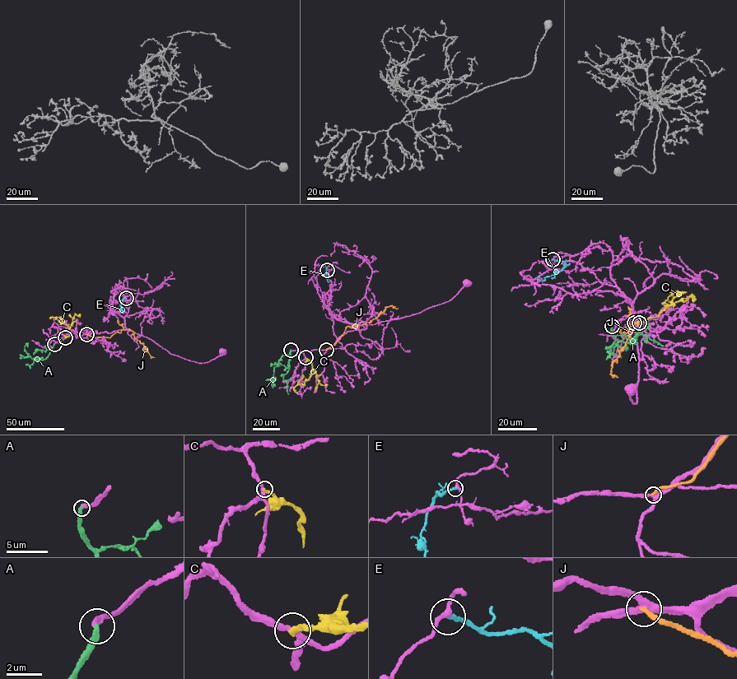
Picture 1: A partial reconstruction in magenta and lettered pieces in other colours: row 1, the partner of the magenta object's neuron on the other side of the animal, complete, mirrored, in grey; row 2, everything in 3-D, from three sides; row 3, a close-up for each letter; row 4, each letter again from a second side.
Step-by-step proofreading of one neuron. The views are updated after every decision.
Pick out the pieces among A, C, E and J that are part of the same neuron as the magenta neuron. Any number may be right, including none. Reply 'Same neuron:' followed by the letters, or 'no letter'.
Same neuron: A

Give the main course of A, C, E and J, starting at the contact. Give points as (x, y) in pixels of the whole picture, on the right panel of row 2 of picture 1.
A: (612, 326), (615, 340), (606, 348), (616, 346), (619, 341), (635, 343), (636, 332), (650, 323)
C: (634, 322), (656, 316), (676, 296), (674, 291), (686, 291)
E: (552, 259), (562, 261), (564, 267), (543, 281), (539, 276)
J: (639, 323), (637, 329), (620, 330), (631, 326), (630, 337), (613, 362), (611, 374), (617, 378)

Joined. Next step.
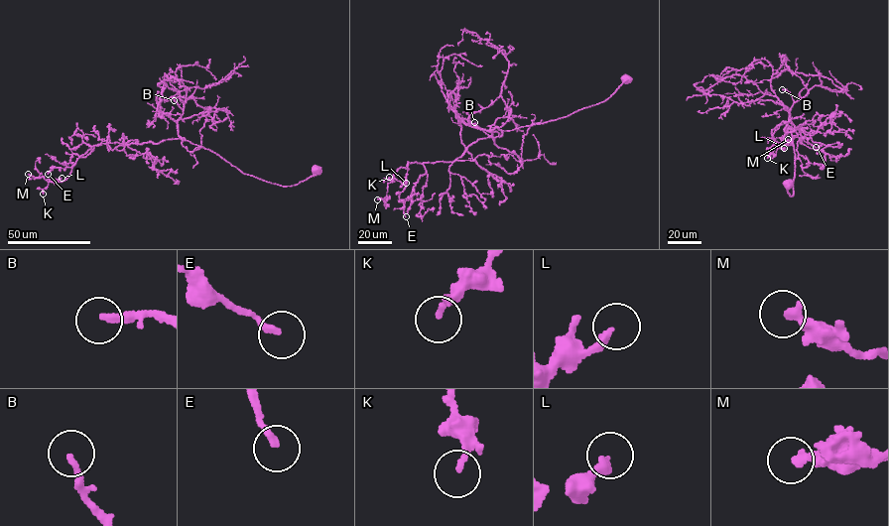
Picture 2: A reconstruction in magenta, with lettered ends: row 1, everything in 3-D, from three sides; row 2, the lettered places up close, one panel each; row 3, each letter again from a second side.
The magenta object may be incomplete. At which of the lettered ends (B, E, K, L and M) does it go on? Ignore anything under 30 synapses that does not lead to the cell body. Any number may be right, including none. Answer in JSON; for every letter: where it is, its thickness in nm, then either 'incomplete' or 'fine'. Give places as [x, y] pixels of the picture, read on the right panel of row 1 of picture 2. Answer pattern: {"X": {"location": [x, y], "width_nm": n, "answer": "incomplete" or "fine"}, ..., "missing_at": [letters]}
{"B": {"location": [782, 89], "width_nm": 200, "answer": "incomplete"}, "E": {"location": [816, 147], "width_nm": 200, "answer": "fine"}, "K": {"location": [767, 158], "width_nm": 120, "answer": "fine"}, "L": {"location": [784, 148], "width_nm": 320, "answer": "fine"}, "M": {"location": [788, 139], "width_nm": 320, "answer": "fine"}, "missing_at": ["B"]}

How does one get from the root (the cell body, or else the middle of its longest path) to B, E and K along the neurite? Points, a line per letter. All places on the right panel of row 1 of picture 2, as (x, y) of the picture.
B: (788, 184), (787, 191), (792, 196), (795, 154), (791, 133), (785, 128), (794, 102), (791, 93), (782, 89)
E: (788, 184), (792, 196), (795, 131), (787, 129), (795, 126), (783, 121), (772, 130), (816, 147)
K: (788, 184), (792, 196), (792, 123), (772, 130), (767, 158)

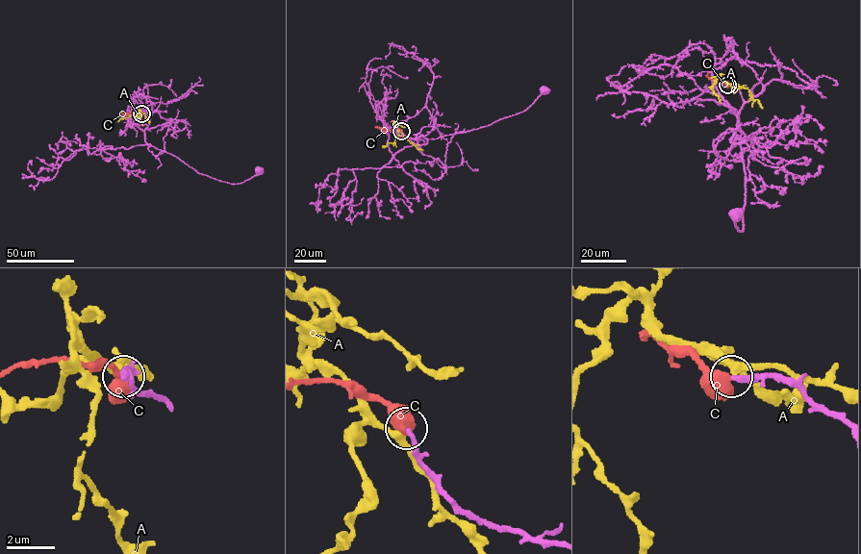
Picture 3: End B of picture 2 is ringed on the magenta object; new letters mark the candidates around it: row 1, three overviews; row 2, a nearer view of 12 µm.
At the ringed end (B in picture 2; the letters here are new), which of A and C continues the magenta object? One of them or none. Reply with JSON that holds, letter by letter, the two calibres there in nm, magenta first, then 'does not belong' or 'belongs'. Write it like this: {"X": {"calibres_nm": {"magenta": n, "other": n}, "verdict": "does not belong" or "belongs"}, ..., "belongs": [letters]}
{"A": {"calibres_nm": {"magenta": 240, "other": 280}, "verdict": "does not belong"}, "C": {"calibres_nm": {"magenta": 200, "other": 420}, "verdict": "belongs"}, "belongs": ["C"]}

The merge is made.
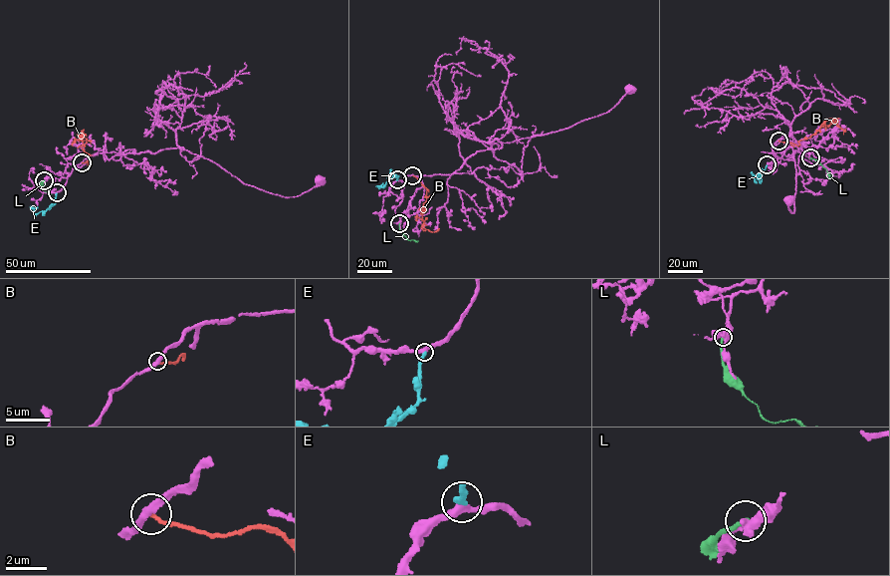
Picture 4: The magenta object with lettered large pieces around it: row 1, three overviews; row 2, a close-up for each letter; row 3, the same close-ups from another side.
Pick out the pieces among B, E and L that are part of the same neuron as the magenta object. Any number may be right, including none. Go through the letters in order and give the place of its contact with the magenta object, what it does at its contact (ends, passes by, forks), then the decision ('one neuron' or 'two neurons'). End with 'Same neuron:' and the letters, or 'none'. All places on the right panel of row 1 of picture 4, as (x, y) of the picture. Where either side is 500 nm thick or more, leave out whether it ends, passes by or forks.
B: contact (778, 141); it ends; two neurons
E: contact (767, 164); it ends; one neuron
L: contact (810, 157); it ends; two neurons
Same neuron: E

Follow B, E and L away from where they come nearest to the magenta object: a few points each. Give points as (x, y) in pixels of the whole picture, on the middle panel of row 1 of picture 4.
B: (412, 175), (428, 190), (422, 208), (423, 225), (431, 232), (439, 229)
E: (397, 180), (396, 175), (392, 176), (383, 187), (375, 186)
L: (399, 223), (400, 231), (406, 238), (418, 241)

